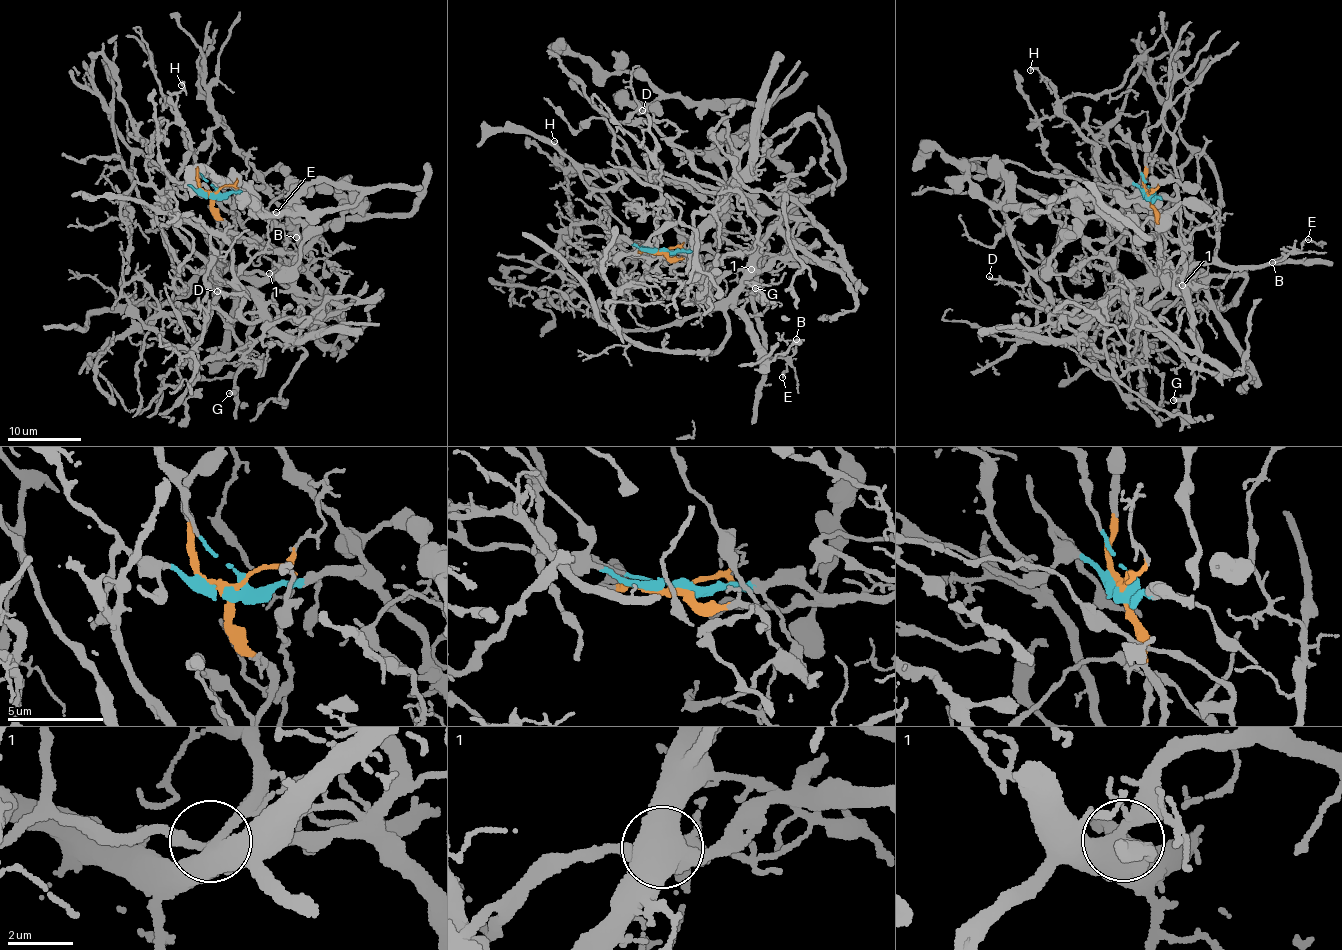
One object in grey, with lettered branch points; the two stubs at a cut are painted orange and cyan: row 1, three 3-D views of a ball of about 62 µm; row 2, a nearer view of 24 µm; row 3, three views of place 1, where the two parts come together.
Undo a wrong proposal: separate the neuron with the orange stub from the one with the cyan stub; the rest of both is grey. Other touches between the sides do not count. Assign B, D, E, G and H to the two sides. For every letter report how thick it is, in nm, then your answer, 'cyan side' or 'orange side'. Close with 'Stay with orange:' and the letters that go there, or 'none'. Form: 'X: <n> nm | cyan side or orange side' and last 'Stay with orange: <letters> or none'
B: 110 nm | orange side
D: 160 nm | orange side
E: 100 nm | orange side
G: 400 nm | orange side
H: 140 nm | orange side
Stay with orange: B, D, E, G, H

